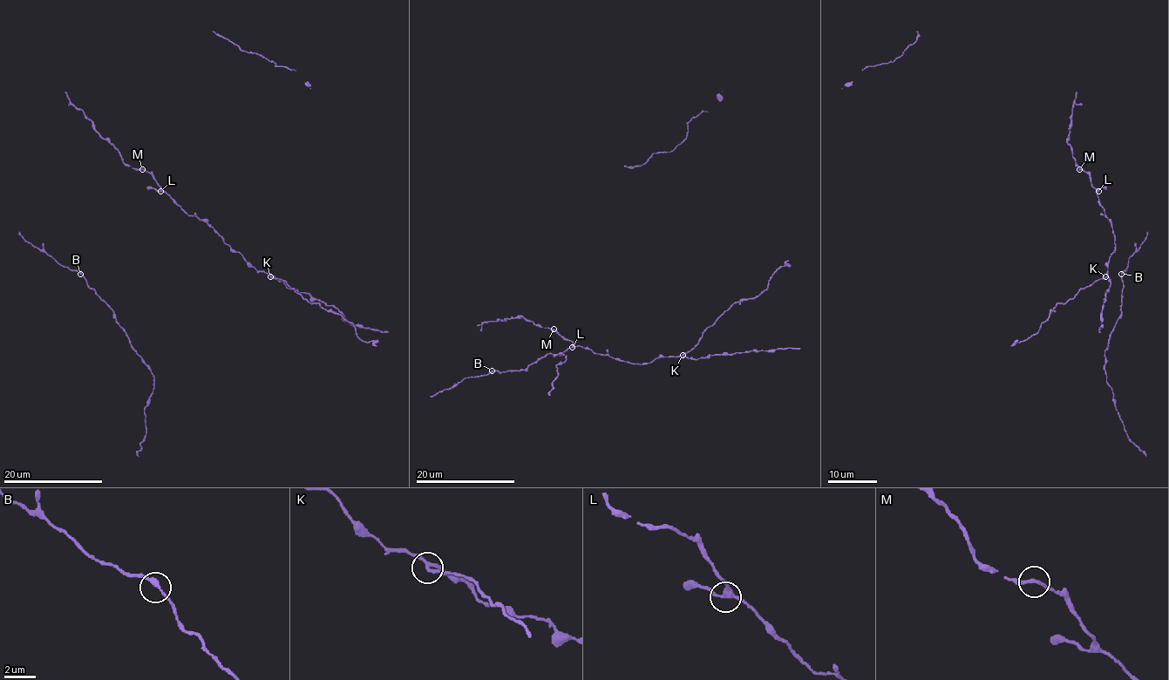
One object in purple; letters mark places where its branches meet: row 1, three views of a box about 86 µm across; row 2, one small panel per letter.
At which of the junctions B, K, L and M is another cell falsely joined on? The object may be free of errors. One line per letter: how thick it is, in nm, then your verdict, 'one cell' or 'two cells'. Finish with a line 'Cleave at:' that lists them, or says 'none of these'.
B: calibre 240 nm; one cell
K: calibre 180 nm; two cells
L: calibre 260 nm; one cell
M: calibre 200 nm; one cell
Cleave at: K

